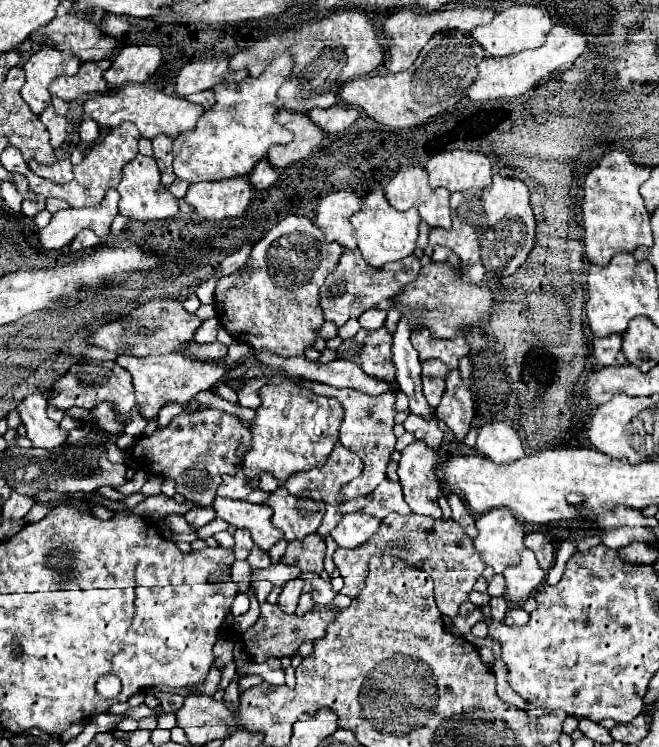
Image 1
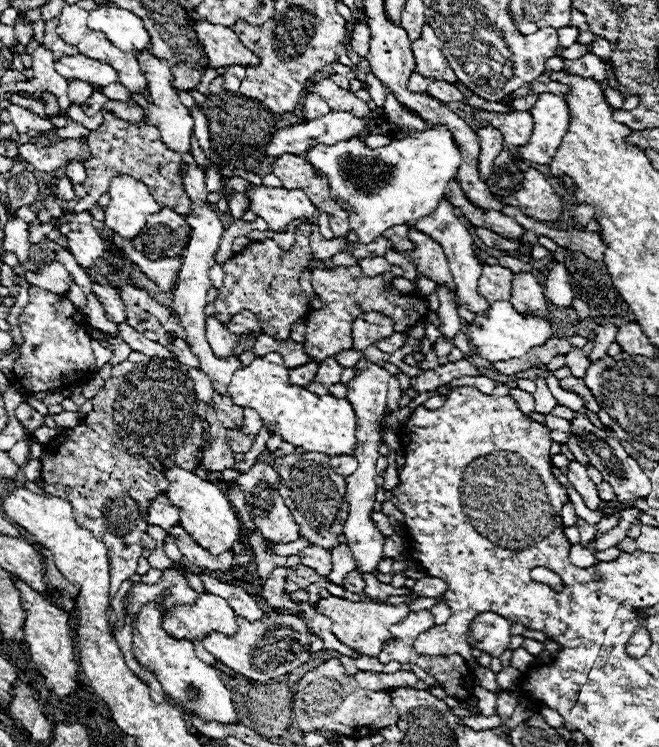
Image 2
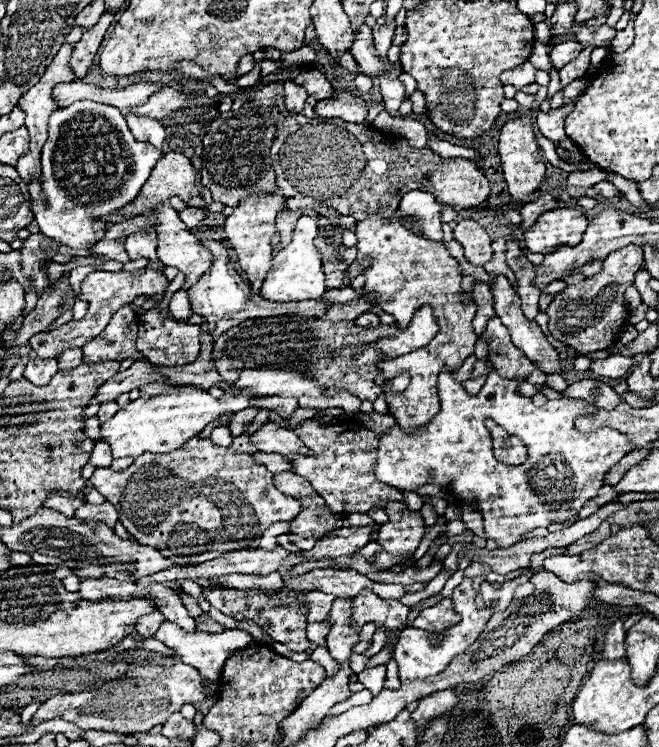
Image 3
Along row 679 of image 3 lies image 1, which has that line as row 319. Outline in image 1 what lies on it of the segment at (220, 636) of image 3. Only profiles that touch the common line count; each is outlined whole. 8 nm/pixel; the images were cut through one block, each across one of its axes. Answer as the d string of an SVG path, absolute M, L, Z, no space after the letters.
M214 316L214 318L208 318L208 320L204 320L204 322L200 324L200 328L196 330L194 340L200 342L200 344L210 344L210 342L216 340L216 332L218 332L218 328L220 328L218 318L216 318L216 316Z

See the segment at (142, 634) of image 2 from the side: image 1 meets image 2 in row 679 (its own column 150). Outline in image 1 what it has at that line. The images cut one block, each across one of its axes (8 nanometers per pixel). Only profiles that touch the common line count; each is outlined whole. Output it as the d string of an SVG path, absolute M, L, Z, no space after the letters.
M138 154L122 168L122 180L118 184L120 192L120 214L130 220L164 220L178 214L178 198L160 182L160 170L156 160L150 156Z

